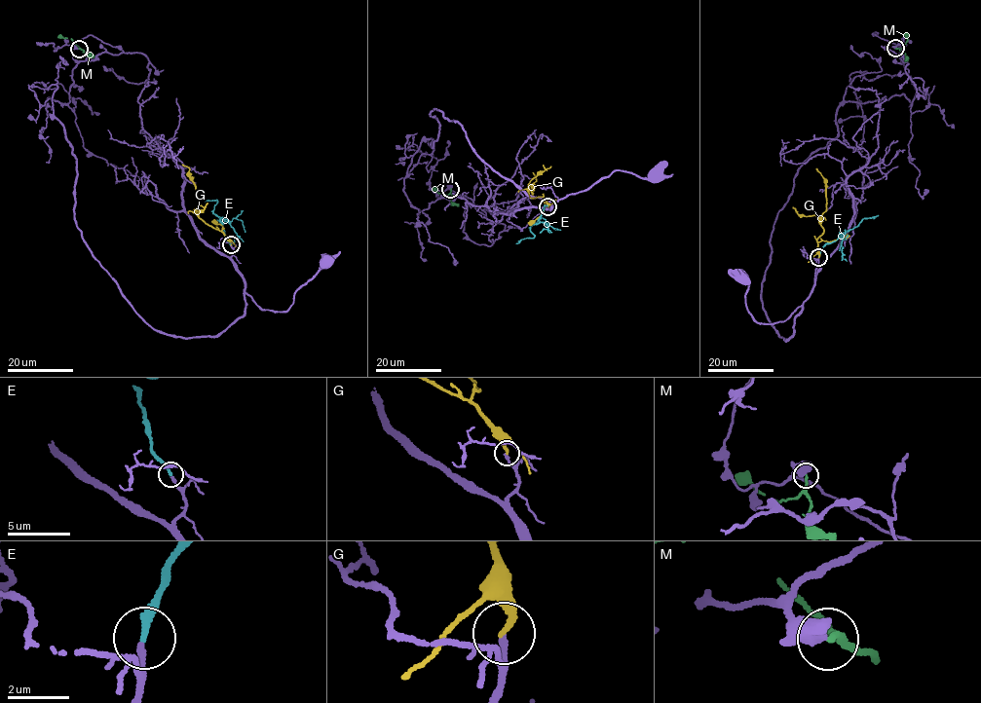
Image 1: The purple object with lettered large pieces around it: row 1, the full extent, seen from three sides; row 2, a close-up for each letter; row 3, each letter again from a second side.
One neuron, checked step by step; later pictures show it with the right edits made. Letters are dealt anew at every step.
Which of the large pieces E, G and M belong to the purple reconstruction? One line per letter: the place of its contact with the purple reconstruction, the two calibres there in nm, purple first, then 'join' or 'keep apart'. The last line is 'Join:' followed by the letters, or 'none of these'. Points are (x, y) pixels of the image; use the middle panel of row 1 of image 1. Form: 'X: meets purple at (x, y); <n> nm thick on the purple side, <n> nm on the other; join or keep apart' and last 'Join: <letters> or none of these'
E: meets purple at (547, 206); 200 nm thick on the purple side, 240 nm on the other; join
G: meets purple at (547, 206); 200 nm thick on the purple side, 280 nm on the other; keep apart
M: meets purple at (450, 189); 440 nm thick on the purple side, 190 nm on the other; keep apart
Join: E

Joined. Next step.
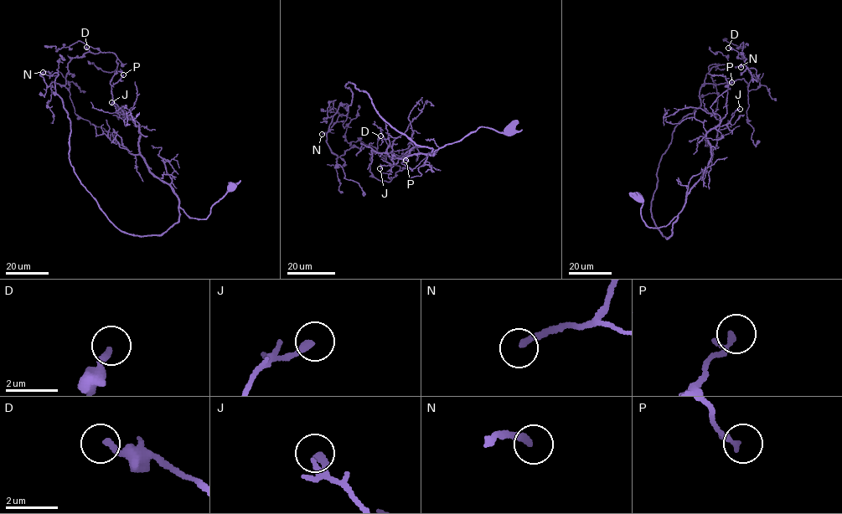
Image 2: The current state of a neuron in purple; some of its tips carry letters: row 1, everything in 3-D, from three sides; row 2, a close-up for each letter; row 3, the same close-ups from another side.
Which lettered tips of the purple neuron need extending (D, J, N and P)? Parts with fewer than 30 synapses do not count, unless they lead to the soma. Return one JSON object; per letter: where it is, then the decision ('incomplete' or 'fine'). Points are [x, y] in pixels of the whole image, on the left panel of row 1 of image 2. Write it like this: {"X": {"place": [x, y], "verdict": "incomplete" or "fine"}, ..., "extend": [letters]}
{"D": {"place": [86, 47], "verdict": "fine"}, "J": {"place": [111, 102], "verdict": "fine"}, "N": {"place": [43, 72], "verdict": "incomplete"}, "P": {"place": [123, 74], "verdict": "fine"}, "extend": ["N"]}

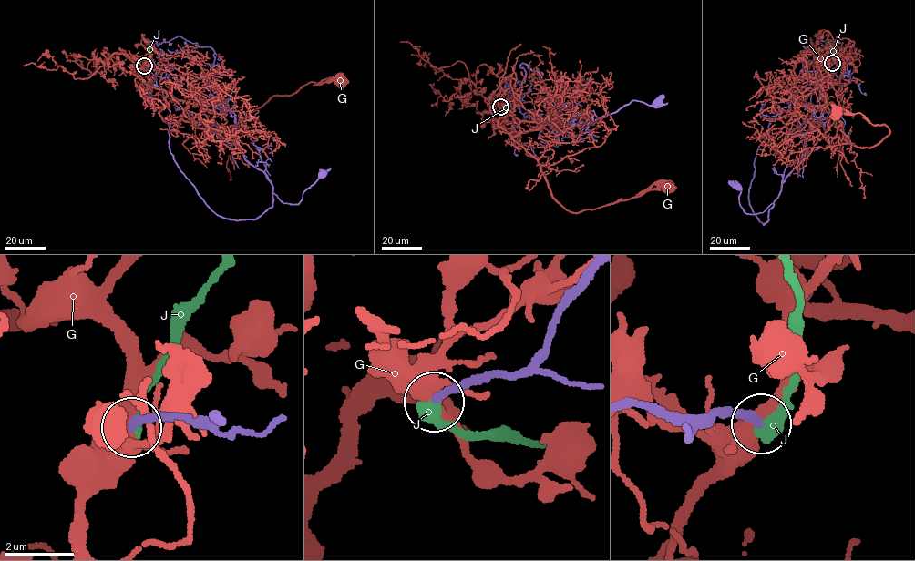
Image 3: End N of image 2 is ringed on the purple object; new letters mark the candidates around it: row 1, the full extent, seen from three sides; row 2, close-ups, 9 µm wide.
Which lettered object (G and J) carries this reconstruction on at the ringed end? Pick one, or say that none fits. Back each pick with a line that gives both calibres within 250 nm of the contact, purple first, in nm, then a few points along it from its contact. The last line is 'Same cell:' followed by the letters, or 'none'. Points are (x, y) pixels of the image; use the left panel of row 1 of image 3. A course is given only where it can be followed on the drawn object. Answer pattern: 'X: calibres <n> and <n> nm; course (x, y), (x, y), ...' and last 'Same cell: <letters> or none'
Same cell: none

